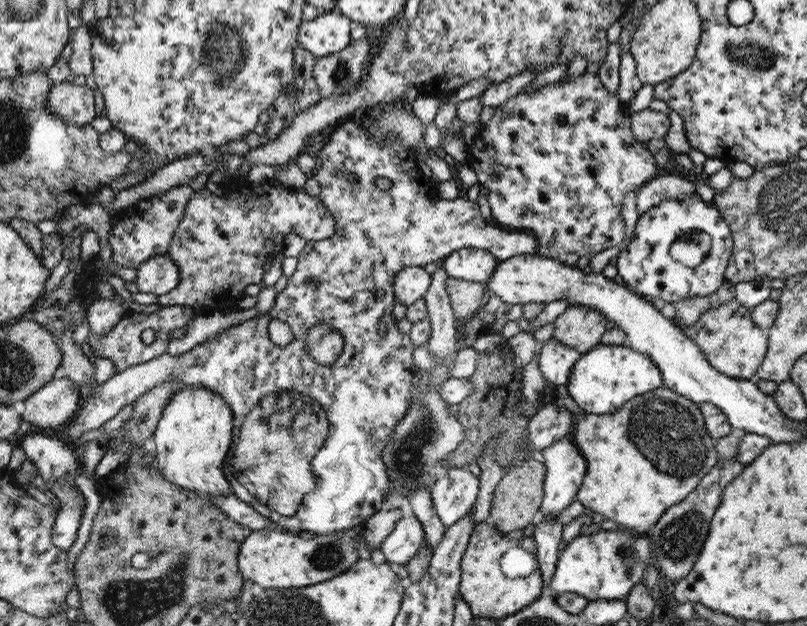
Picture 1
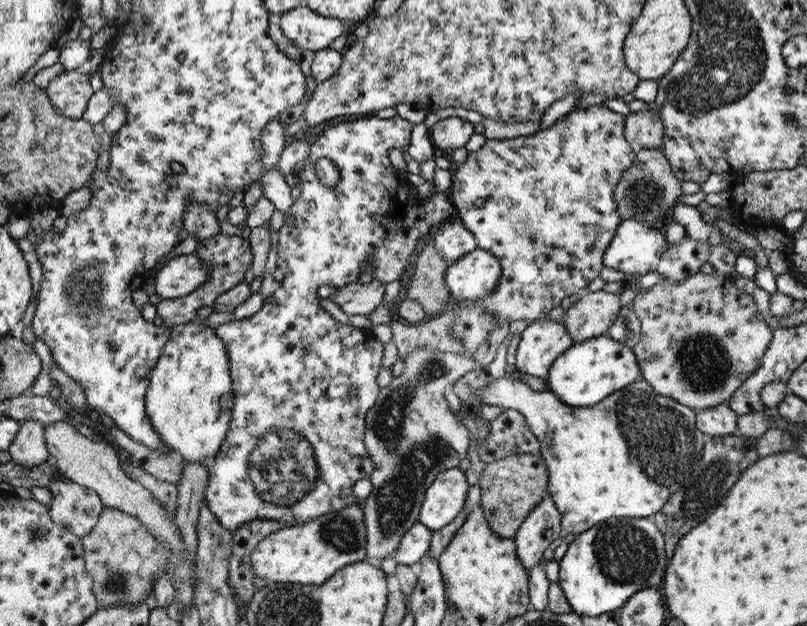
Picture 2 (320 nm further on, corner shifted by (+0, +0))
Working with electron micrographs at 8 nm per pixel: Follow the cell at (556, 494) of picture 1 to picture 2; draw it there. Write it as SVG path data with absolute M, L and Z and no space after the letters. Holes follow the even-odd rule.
M548 490L548 495L530 512L526 519L523 520L522 526L519 527L518 534L514 536L514 541L518 545L518 557L519 560L523 561L524 570L527 570L528 575L533 570L534 566L542 560L542 554L546 550L546 546L550 546L558 534L560 534L560 511L556 508L555 501L549 495L550 490Z

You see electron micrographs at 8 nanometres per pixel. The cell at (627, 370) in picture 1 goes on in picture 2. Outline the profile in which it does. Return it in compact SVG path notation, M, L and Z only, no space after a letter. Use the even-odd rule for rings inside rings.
M607 334L576 343L576 348L570 347L563 353L560 360L555 360L556 368L552 368L552 376L547 376L546 380L547 390L568 406L593 407L613 392L642 379L642 369L634 349Z

